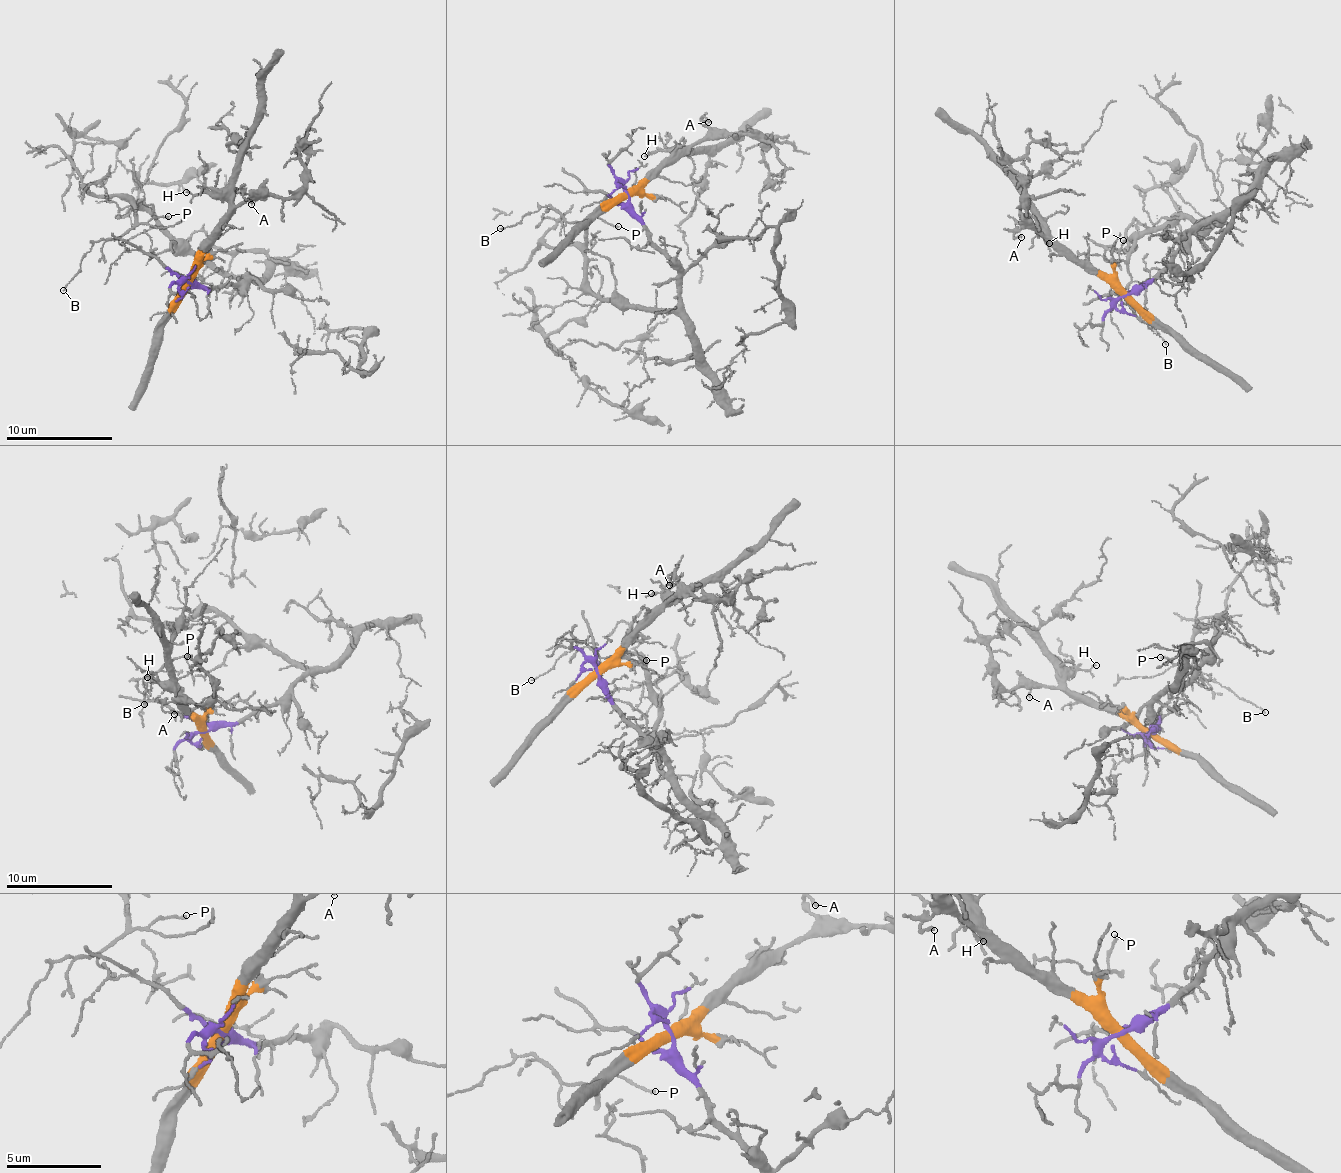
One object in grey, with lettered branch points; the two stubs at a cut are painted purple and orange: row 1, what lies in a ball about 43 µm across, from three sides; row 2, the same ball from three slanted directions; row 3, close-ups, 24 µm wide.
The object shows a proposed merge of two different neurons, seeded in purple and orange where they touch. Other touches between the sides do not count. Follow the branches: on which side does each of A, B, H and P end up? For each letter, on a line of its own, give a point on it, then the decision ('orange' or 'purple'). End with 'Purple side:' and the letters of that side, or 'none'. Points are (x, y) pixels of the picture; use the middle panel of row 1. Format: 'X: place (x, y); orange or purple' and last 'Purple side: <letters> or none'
A: place (708, 122); orange
B: place (500, 228); purple
H: place (644, 156); orange
P: place (618, 226); purple
Purple side: B, P

